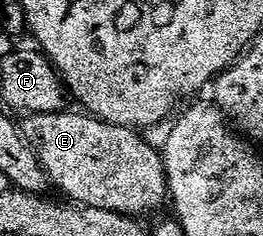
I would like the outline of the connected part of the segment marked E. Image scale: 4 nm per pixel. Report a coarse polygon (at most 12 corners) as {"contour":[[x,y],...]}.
{"contour":[[85,111],[19,121],[58,194],[130,215],[166,204],[158,146]]}

